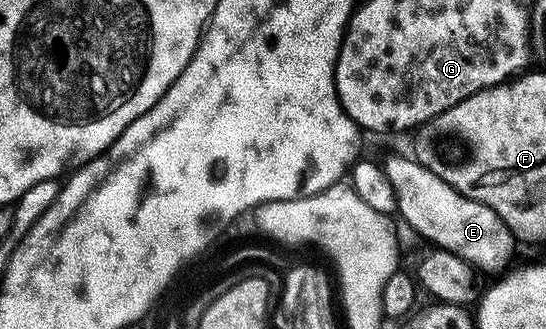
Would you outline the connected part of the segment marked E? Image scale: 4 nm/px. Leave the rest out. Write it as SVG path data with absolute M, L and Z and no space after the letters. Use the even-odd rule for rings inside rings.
M392 155L382 163L385 177L389 179L396 198L396 211L433 248L449 251L462 257L473 268L501 272L504 268L504 254L513 232L500 220L498 213L446 185L442 177L430 173L415 159L404 155Z

